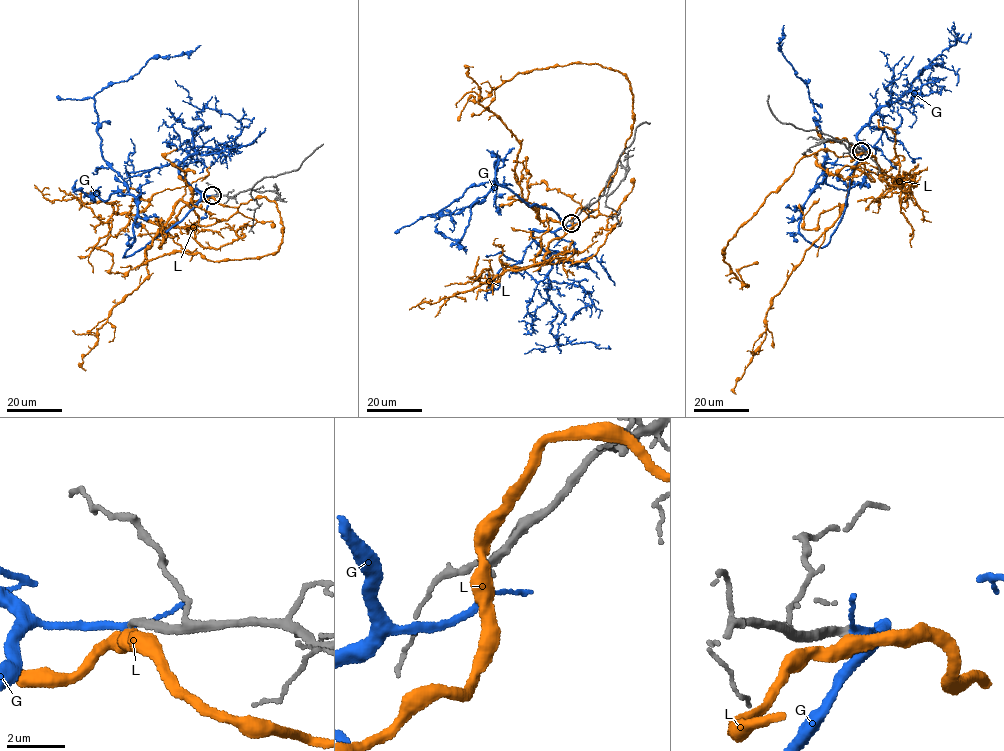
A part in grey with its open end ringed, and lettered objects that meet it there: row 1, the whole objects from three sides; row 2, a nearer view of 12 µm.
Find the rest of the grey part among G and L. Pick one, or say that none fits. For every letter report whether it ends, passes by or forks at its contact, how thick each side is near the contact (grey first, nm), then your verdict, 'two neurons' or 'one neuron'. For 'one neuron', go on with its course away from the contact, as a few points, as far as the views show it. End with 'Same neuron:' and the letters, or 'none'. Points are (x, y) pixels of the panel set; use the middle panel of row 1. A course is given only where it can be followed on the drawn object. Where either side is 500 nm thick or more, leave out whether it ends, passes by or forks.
G: it passes by; 240 nm thick on the grey side, 190 nm on the other; one neuron; it runs (572, 223), (498, 184), (498, 159), (482, 201), (428, 215), (469, 187), (513, 185)
L: it passes by; 260 nm thick on the grey side, 480 nm on the other; two neurons
Same neuron: G

